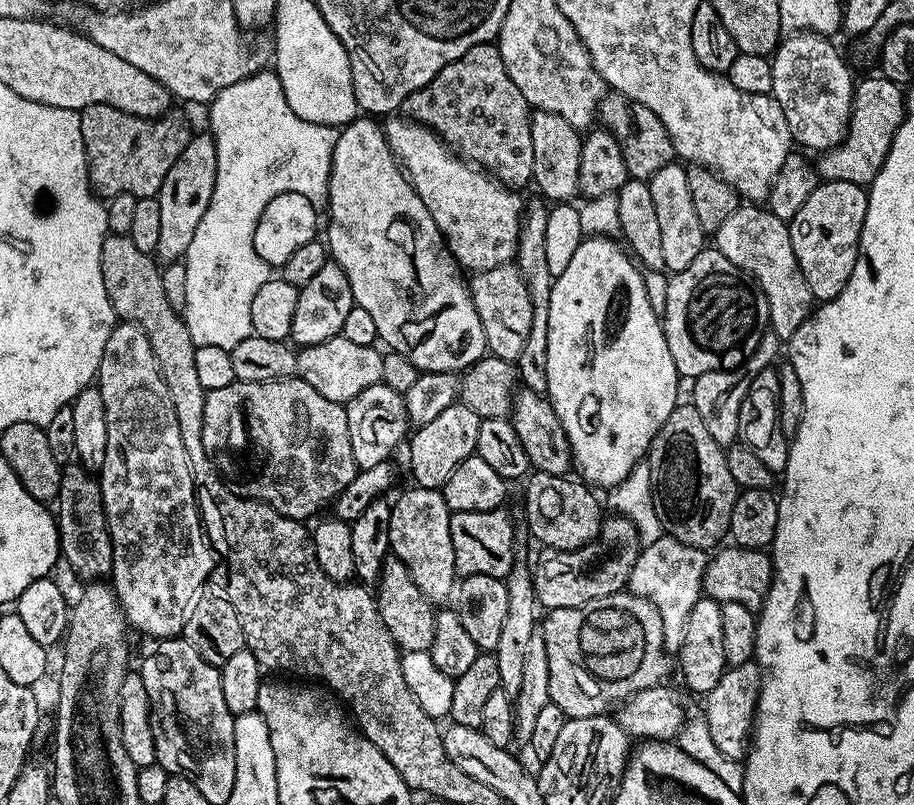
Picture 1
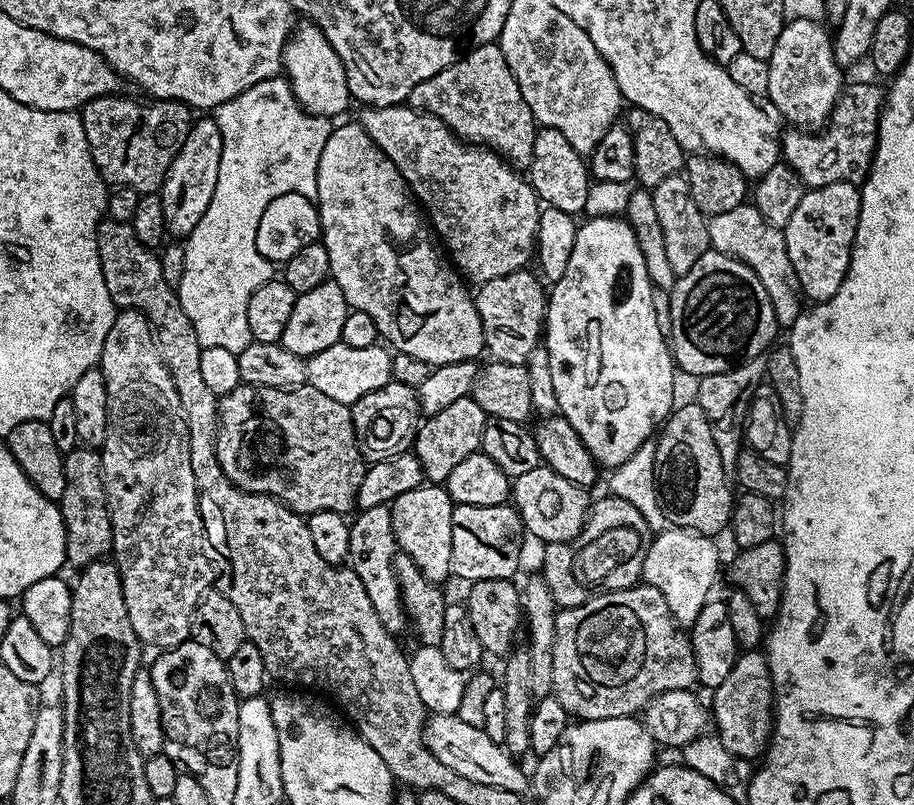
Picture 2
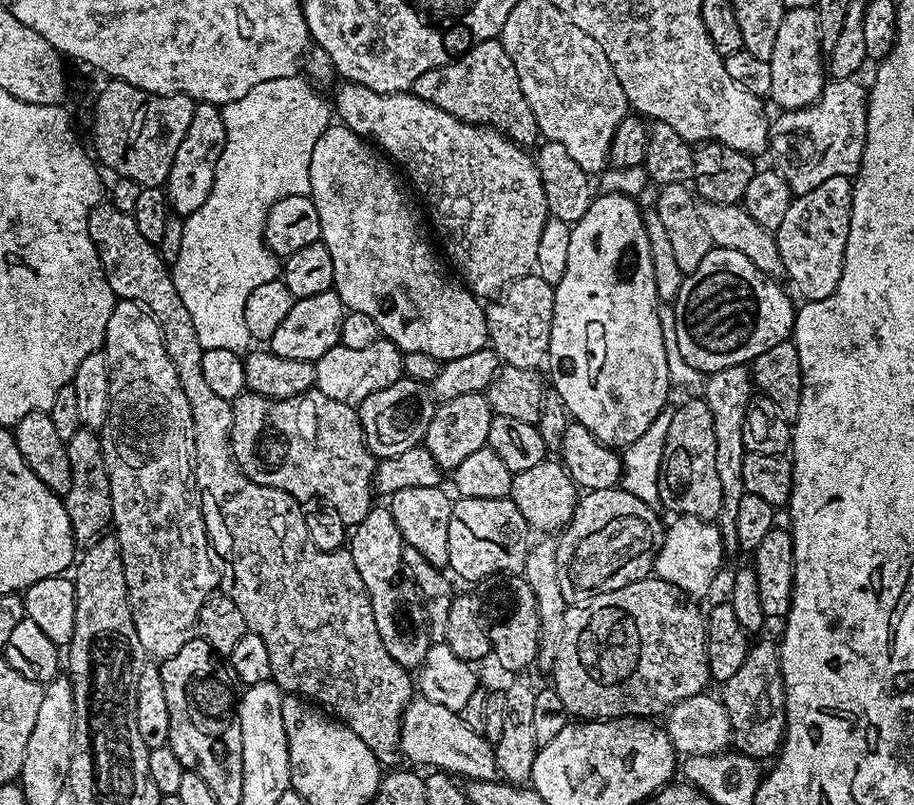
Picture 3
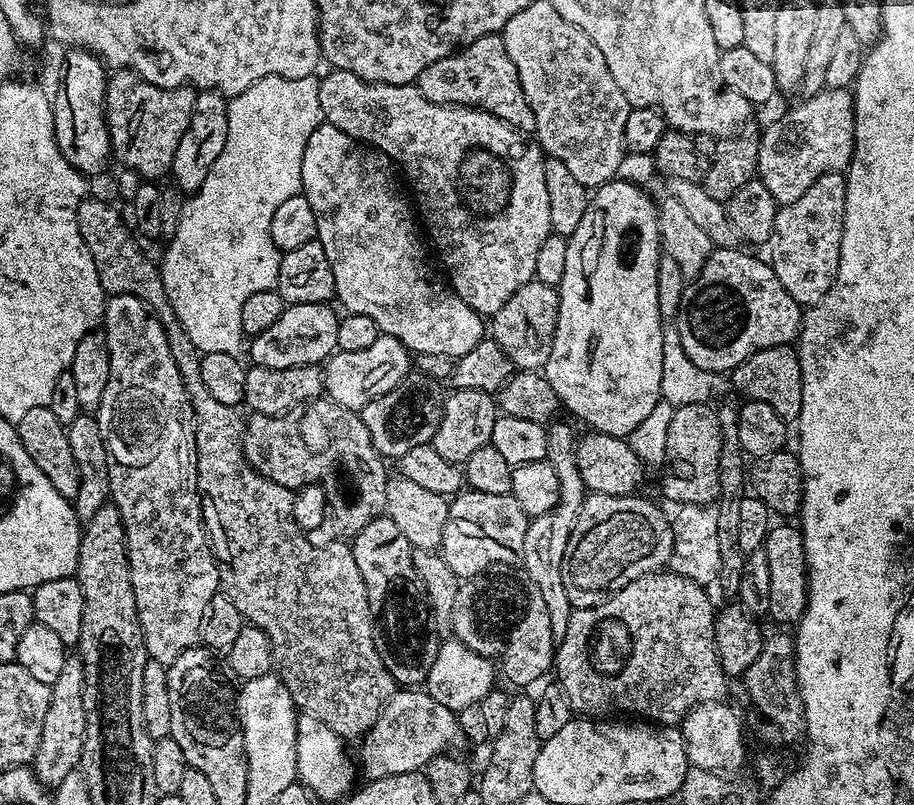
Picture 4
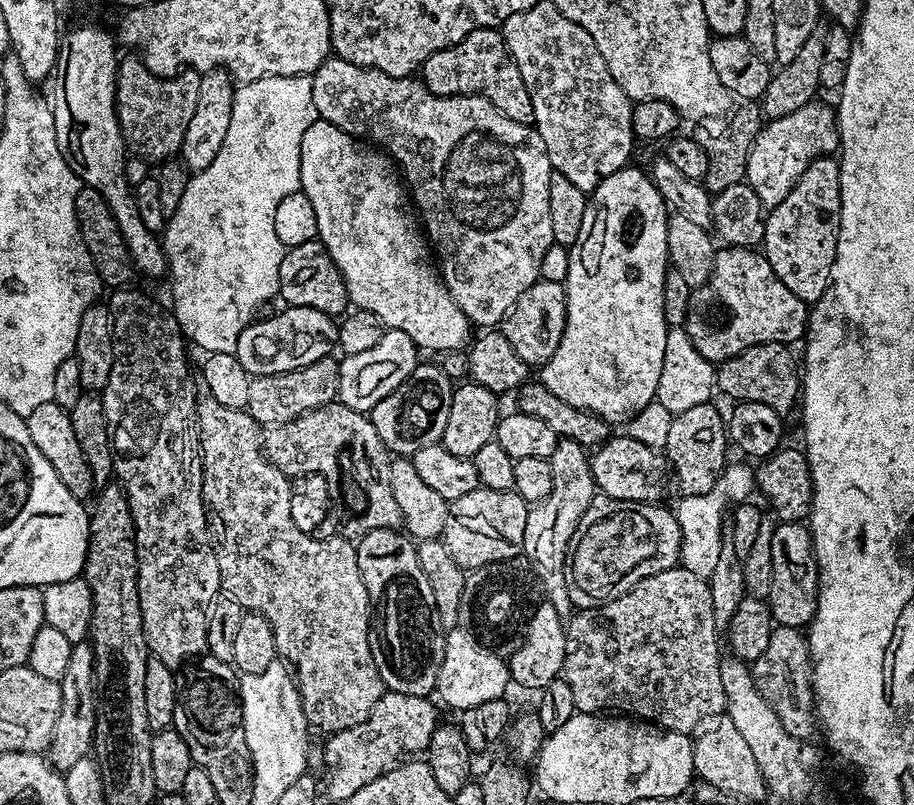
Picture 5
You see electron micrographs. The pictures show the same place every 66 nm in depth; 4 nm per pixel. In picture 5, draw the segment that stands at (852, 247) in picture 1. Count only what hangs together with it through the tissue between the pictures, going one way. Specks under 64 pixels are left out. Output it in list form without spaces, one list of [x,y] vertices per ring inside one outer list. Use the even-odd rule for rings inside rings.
[[[831,155],[813,161],[764,222],[762,251],[786,290],[805,302],[822,298],[832,279],[840,229],[840,162]]]

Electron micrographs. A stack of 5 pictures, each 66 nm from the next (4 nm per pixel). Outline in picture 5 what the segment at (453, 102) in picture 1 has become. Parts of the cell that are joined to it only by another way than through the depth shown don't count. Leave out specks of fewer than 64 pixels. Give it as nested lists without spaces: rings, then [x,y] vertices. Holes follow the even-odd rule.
[[[479,28],[462,42],[436,51],[421,65],[420,78],[436,96],[482,95],[514,121],[535,123],[529,91],[499,29]]]

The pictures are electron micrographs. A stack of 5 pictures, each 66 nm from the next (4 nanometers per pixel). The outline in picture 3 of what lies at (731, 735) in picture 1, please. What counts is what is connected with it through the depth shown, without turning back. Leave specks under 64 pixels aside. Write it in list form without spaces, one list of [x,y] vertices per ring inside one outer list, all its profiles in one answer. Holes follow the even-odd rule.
[[[764,640],[761,644],[753,643],[746,654],[746,662],[729,680],[723,681],[719,699],[724,701],[724,709],[730,718],[732,727],[731,747],[741,756],[749,756],[751,760],[764,762],[764,759],[775,757],[780,745],[784,743],[784,727],[786,722],[786,698],[784,697],[784,675],[780,669],[780,654],[775,643]]]

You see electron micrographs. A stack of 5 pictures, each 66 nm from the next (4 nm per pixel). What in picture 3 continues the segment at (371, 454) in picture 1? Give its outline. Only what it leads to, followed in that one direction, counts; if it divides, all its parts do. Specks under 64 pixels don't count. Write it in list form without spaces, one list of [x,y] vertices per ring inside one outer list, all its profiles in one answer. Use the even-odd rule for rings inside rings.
[[[407,378],[387,384],[382,390],[361,400],[358,405],[364,444],[372,455],[380,460],[389,460],[398,454],[406,454],[406,450],[417,447],[423,441],[433,411],[434,400],[425,385]]]

